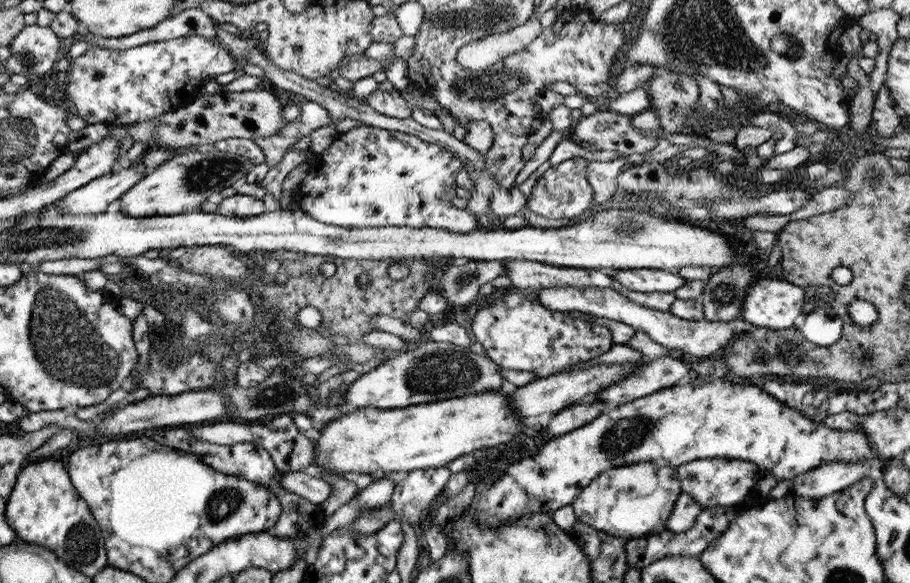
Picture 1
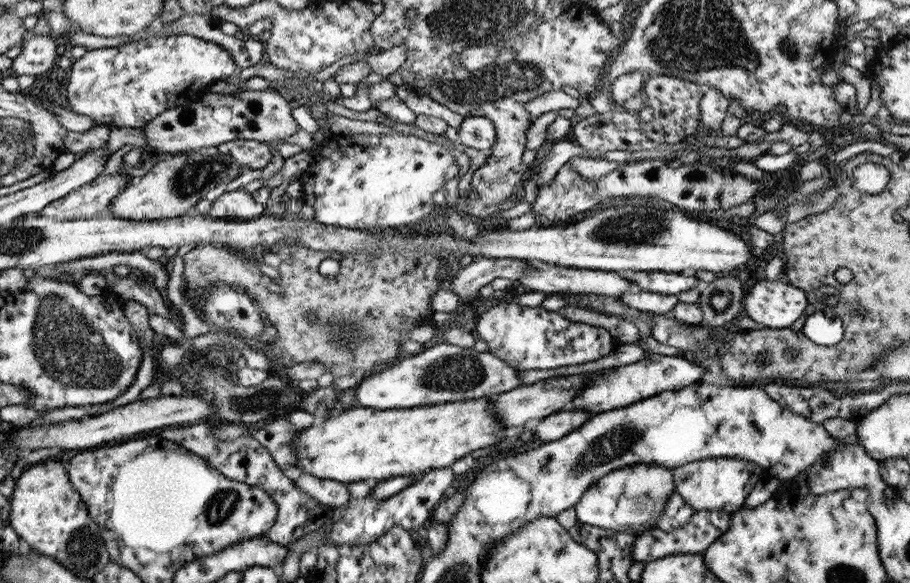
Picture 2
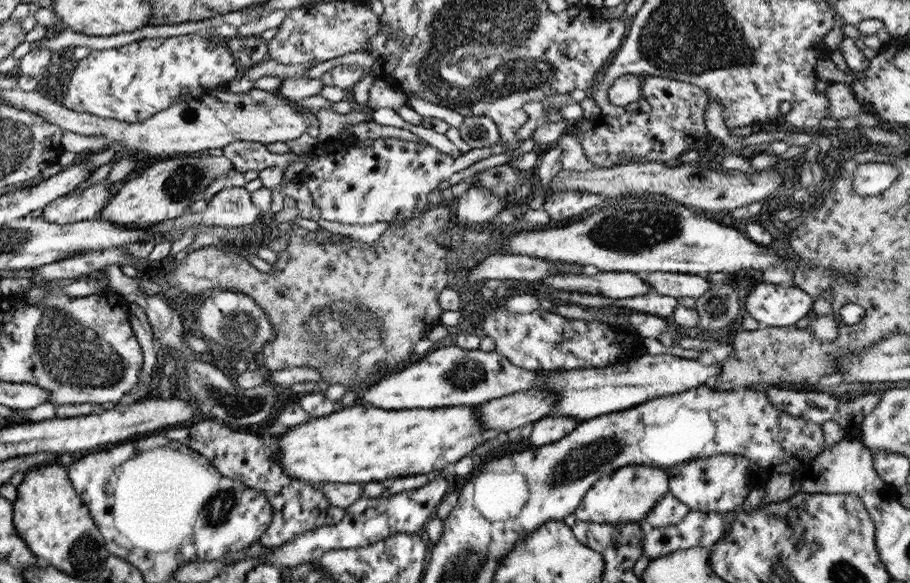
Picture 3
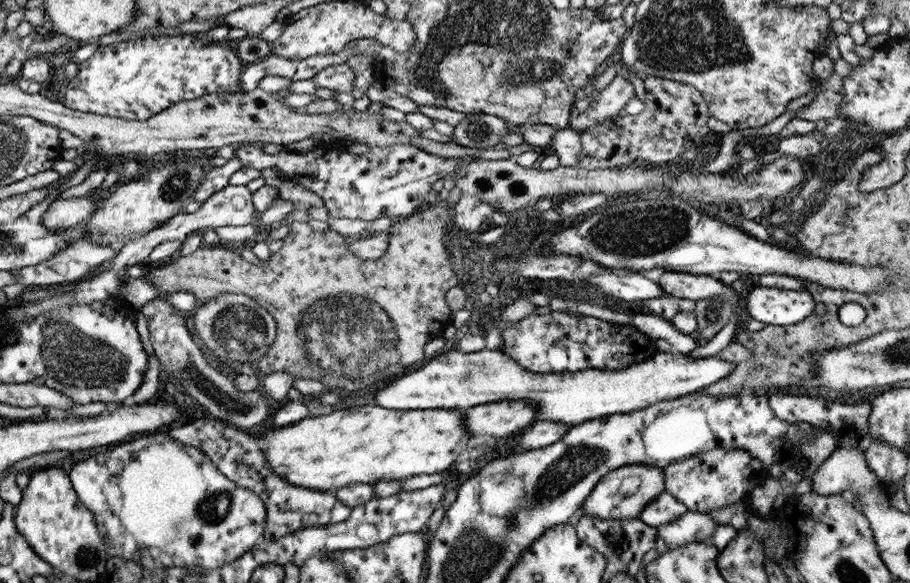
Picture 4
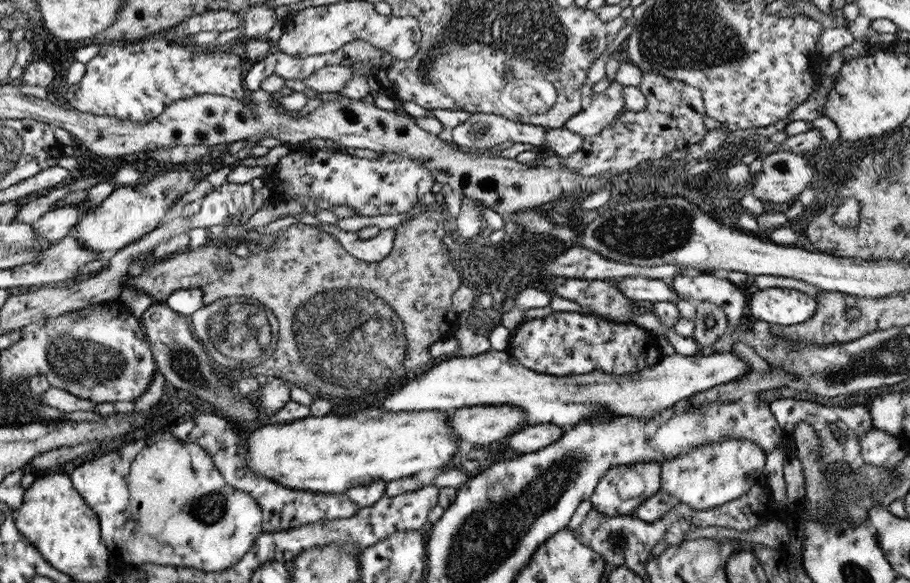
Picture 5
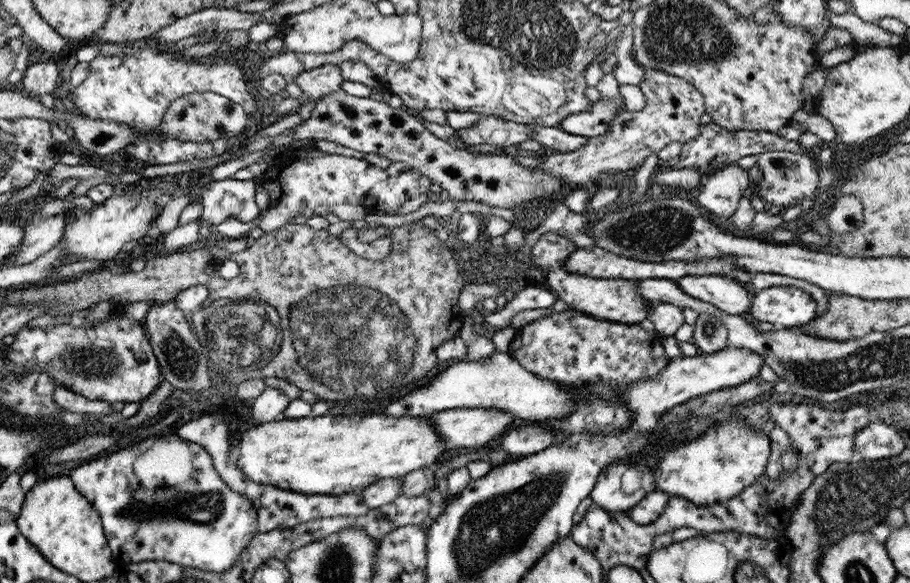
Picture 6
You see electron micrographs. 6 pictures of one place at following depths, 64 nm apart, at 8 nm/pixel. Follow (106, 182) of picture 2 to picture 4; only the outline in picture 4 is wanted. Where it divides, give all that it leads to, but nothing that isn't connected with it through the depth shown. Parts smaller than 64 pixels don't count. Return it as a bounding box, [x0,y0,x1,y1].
[41,195,102,231]

